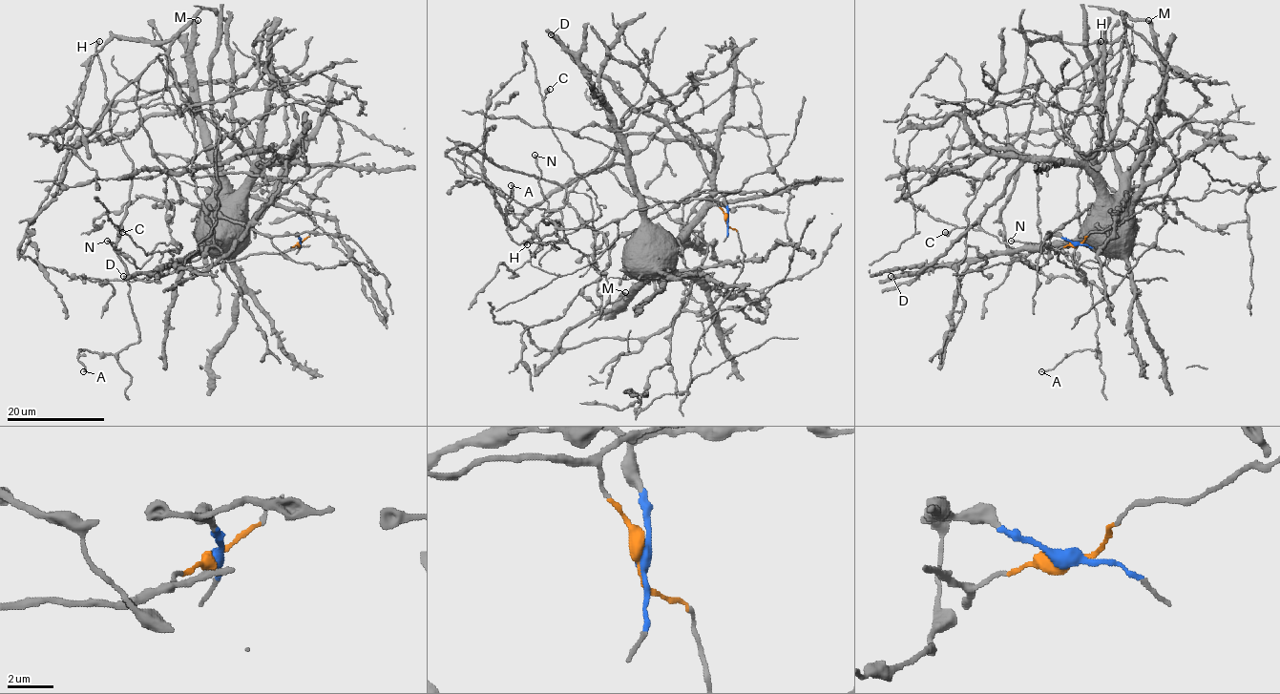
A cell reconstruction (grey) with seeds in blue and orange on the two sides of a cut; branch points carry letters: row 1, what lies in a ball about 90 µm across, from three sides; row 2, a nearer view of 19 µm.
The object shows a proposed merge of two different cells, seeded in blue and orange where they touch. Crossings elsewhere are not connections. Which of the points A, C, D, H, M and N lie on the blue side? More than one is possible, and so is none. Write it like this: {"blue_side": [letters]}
{"blue_side": ["D", "M", "N"]}

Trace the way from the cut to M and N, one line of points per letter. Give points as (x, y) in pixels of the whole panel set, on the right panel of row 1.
M: (1076, 243), (1046, 235), (1102, 196), (1026, 55), (1024, 88), (1114, 195), (1157, 110), (1148, 20)
N: (1076, 243), (1046, 235), (1102, 198), (1089, 176), (1119, 194), (1128, 240), (1113, 242), (1100, 268), (1011, 240)

